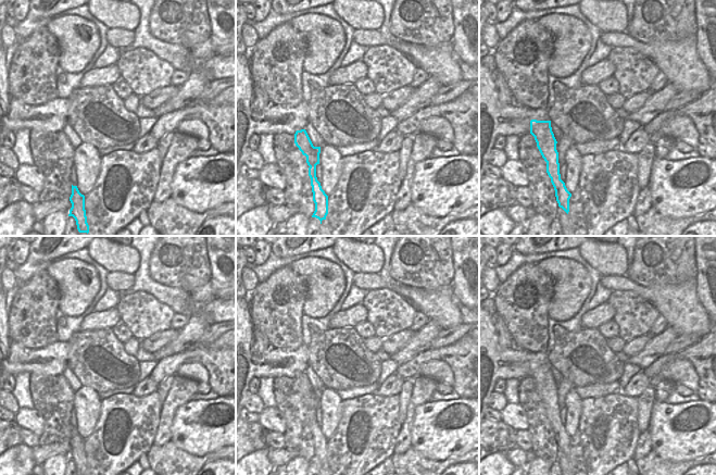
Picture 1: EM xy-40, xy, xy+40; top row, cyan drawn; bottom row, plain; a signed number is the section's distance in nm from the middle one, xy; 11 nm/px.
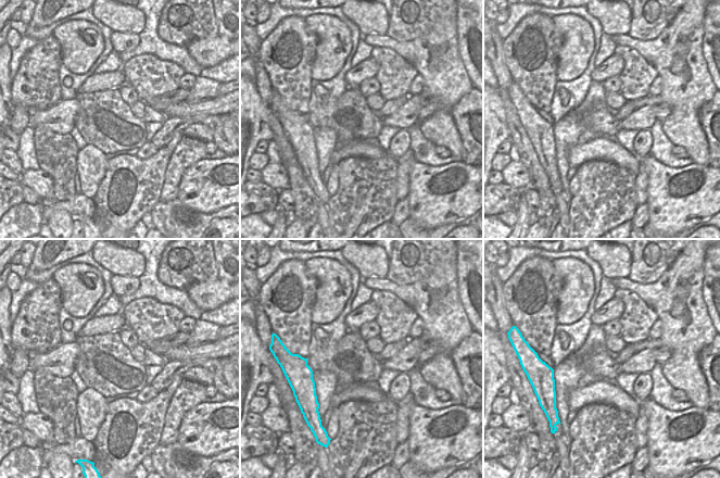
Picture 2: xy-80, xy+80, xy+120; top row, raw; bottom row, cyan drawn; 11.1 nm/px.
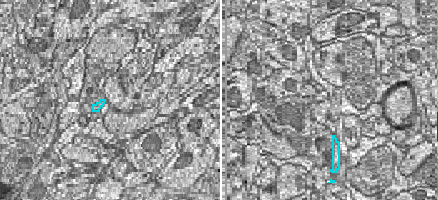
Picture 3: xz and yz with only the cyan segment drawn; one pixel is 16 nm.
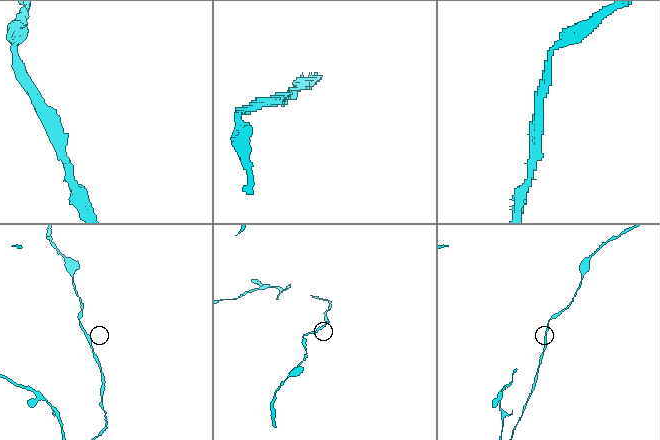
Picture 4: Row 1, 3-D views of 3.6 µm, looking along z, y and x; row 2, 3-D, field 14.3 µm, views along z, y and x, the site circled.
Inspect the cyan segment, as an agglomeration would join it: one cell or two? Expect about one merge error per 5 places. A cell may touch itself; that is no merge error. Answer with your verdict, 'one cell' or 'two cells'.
one cell

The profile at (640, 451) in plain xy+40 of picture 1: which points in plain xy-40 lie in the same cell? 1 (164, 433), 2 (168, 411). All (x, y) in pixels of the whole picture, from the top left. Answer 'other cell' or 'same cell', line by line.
1: same cell
2: same cell

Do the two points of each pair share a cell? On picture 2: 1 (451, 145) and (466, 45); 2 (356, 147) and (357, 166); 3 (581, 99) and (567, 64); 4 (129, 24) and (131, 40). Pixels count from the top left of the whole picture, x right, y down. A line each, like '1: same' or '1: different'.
1: different
2: different
3: different
4: different

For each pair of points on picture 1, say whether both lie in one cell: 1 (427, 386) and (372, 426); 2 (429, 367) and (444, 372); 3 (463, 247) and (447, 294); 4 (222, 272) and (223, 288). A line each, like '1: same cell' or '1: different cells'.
1: different cells
2: same cell
3: different cells
4: same cell

